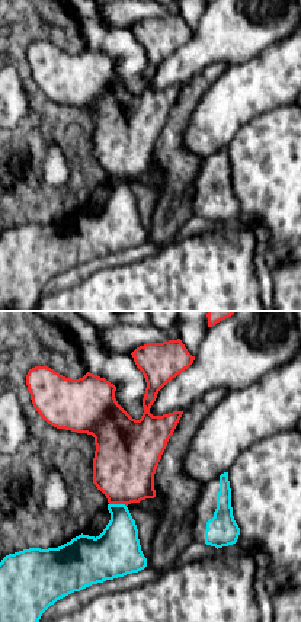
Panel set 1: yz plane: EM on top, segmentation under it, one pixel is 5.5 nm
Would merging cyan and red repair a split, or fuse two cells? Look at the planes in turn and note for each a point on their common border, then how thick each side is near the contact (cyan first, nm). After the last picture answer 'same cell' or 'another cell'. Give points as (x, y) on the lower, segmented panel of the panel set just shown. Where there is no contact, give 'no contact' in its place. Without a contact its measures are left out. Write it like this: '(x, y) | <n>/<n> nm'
(118, 505) | 260/340 nm

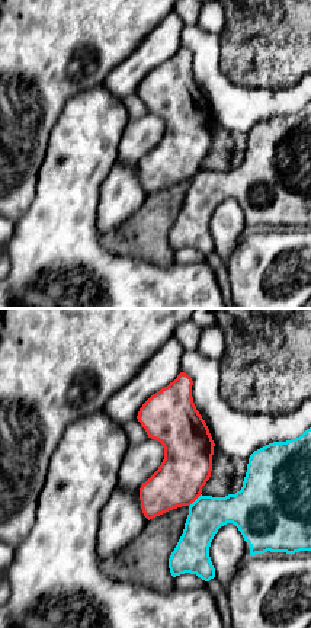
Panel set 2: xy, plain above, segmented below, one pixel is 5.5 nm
(195, 500) | 200/280 nm

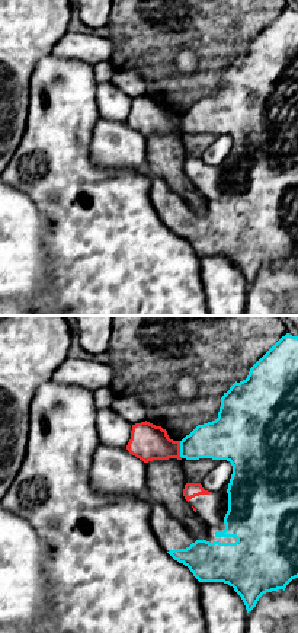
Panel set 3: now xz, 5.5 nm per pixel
(180, 450) | 240/200 nm

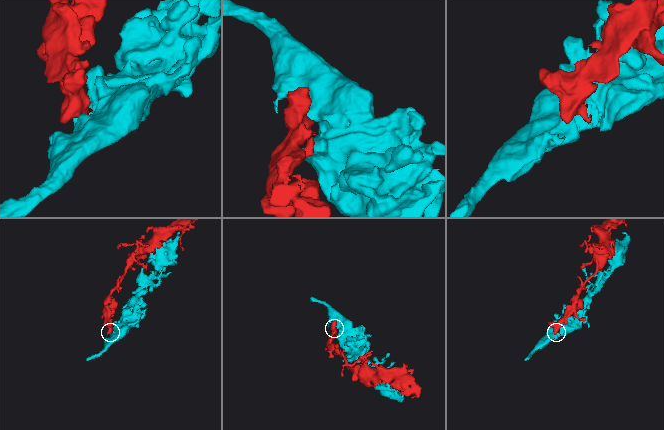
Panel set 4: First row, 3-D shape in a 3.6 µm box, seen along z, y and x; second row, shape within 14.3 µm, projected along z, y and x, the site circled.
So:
same cell

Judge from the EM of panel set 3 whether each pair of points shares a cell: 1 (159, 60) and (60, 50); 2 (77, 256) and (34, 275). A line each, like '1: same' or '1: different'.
1: different
2: different

